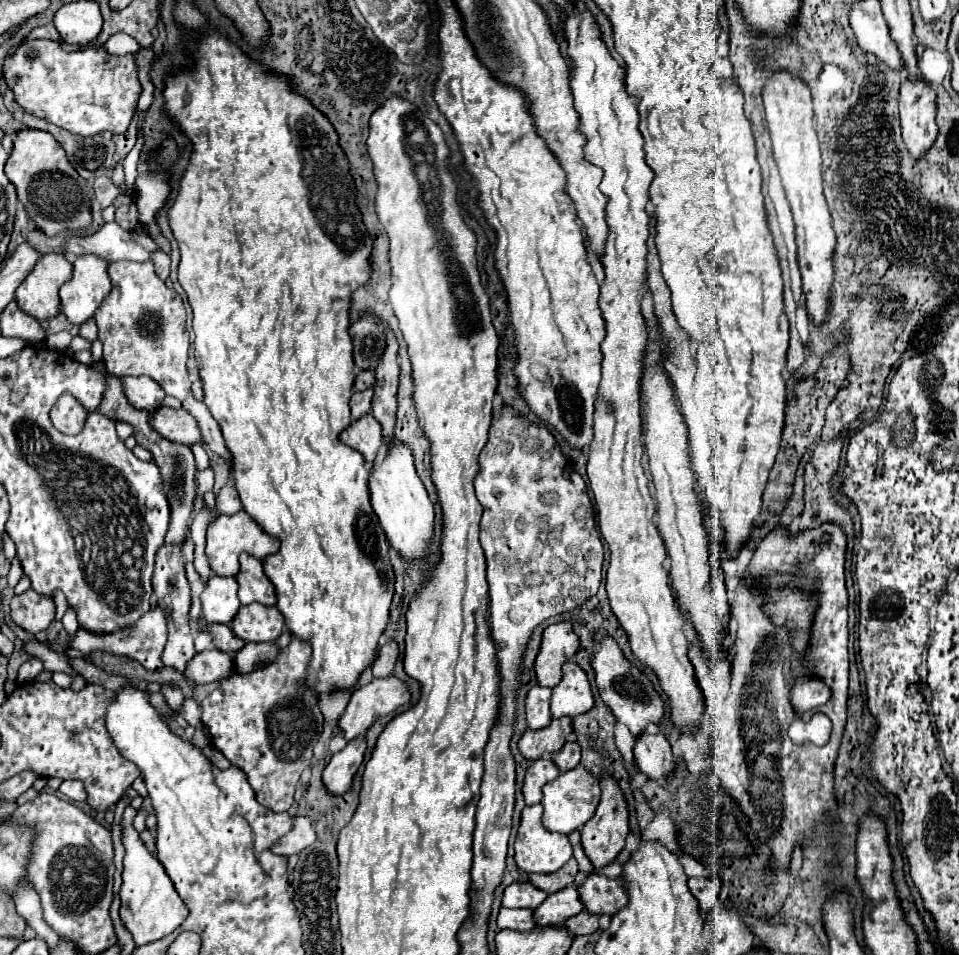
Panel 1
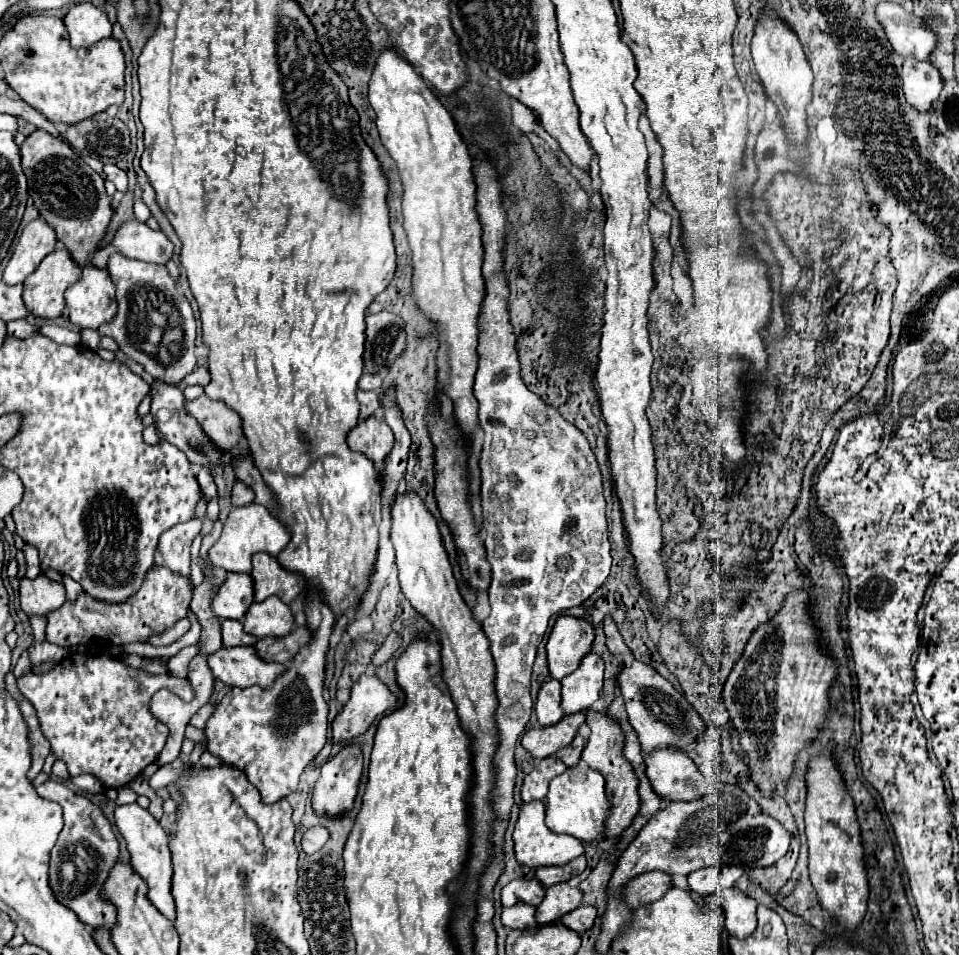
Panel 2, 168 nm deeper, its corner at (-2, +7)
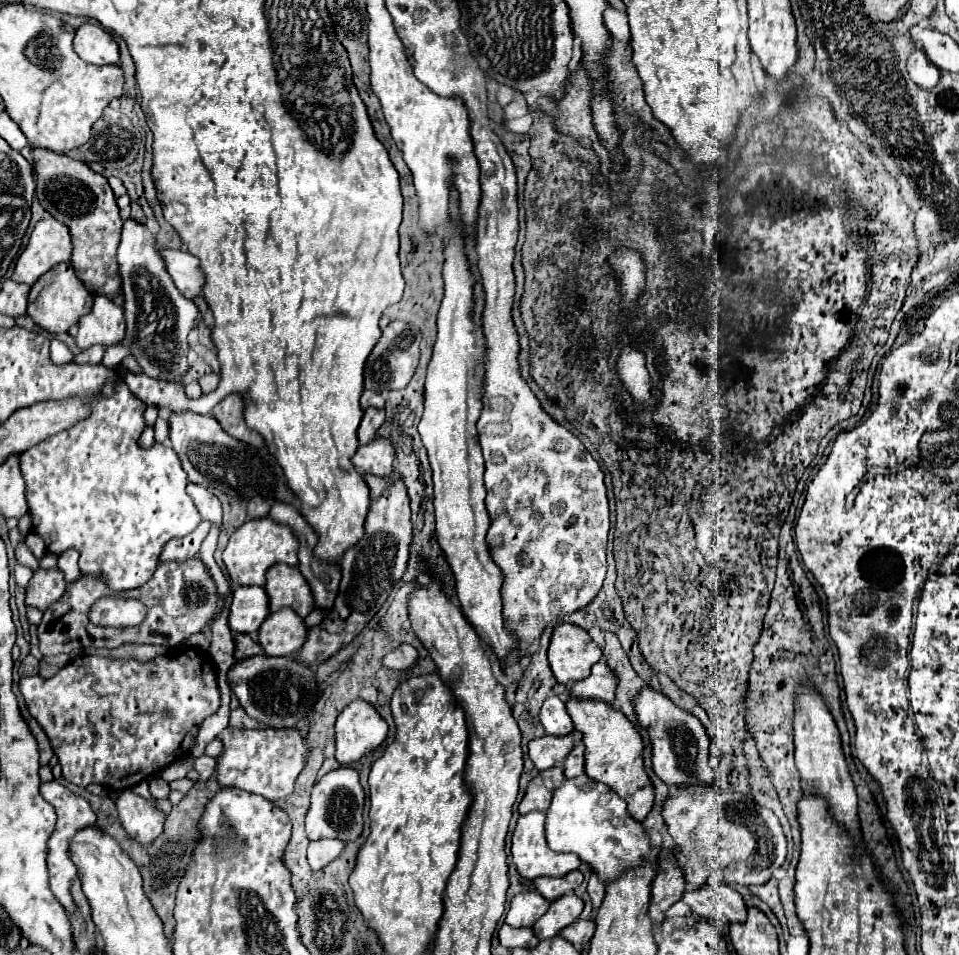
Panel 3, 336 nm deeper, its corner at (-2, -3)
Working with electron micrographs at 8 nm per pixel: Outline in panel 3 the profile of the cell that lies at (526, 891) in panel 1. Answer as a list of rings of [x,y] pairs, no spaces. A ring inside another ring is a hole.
[[[537,891],[519,893],[511,899],[505,923],[511,927],[531,927],[547,909],[549,903]]]

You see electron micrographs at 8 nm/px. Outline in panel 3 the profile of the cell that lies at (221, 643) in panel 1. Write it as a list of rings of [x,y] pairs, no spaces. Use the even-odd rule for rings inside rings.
[[[241,633],[241,635],[235,637],[235,643],[237,643],[237,649],[235,649],[235,659],[237,661],[253,657],[253,655],[265,655],[263,647],[259,645],[259,641],[253,635]]]

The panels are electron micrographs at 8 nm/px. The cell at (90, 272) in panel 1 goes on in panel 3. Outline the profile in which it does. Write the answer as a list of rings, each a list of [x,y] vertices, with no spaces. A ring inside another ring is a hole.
[[[95,295],[95,305],[91,313],[79,319],[77,347],[89,349],[93,345],[111,347],[123,341],[125,337],[125,313],[105,295]]]

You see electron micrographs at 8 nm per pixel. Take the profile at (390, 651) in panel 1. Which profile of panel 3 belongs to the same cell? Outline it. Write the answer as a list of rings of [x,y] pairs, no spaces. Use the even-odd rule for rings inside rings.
[[[399,645],[397,649],[393,649],[391,653],[385,655],[383,659],[383,667],[389,667],[389,669],[409,669],[417,663],[419,659],[419,653],[415,647],[411,645]]]

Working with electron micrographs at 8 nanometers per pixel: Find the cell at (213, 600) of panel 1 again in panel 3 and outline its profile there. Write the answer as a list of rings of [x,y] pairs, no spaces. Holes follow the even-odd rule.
[[[237,587],[233,591],[229,627],[235,633],[257,633],[269,613],[269,597],[265,587]]]

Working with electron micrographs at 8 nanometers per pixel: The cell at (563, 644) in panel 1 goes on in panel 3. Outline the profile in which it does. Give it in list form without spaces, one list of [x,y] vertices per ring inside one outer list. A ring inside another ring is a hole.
[[[557,623],[549,645],[549,663],[555,679],[569,687],[591,673],[591,667],[603,657],[601,647],[591,635],[571,623]]]

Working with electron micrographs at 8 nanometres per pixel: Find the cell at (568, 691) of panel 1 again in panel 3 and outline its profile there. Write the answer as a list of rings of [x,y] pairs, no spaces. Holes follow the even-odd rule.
[[[599,661],[593,665],[591,675],[571,687],[571,695],[583,697],[583,699],[599,699],[605,703],[611,703],[615,699],[615,689],[617,689],[619,677],[617,673],[607,667],[607,663]]]

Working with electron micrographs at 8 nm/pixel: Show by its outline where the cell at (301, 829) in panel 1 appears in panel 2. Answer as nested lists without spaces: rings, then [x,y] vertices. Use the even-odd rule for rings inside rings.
[[[309,827],[305,833],[303,833],[303,839],[301,839],[301,847],[305,853],[315,853],[319,847],[323,847],[327,841],[327,829],[325,827]]]

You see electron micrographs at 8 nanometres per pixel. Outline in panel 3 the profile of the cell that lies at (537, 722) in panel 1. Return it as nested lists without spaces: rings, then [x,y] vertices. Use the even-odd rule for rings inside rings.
[[[551,695],[551,699],[543,703],[539,717],[545,733],[549,735],[569,735],[573,731],[573,721],[565,709],[565,703],[557,695]]]

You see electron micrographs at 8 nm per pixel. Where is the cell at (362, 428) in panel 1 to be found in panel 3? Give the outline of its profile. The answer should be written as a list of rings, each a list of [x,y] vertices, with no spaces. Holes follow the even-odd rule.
[[[375,437],[371,443],[361,445],[353,455],[353,465],[363,473],[371,473],[377,477],[389,477],[393,473],[395,449],[389,439]]]

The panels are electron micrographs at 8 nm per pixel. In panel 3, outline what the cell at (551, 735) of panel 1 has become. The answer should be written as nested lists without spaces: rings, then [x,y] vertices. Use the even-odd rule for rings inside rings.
[[[573,731],[571,735],[565,735],[565,737],[545,735],[545,737],[533,739],[529,743],[529,757],[539,771],[545,771],[545,769],[561,763],[569,755],[569,751],[575,747],[577,741],[581,741],[579,731]]]

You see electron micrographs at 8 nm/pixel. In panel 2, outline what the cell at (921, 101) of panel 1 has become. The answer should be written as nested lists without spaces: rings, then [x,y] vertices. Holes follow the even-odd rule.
[[[907,57],[901,79],[907,103],[919,113],[929,113],[943,89],[939,71],[929,61],[911,61],[911,57]]]

